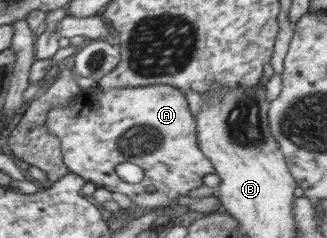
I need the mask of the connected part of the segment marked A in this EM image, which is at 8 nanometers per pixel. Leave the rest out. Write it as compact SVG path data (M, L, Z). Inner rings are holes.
M164 84L149 86L128 86L123 88L97 89L86 94L74 96L68 104L60 108L52 108L48 112L46 126L49 133L61 139L61 154L63 162L70 172L81 175L95 187L105 187L114 193L128 195L134 206L143 211L160 207L168 207L174 199L186 196L188 191L202 185L202 179L214 173L211 158L200 149L198 139L199 129L196 129L196 119L188 111L188 103L180 88ZM130 162L143 166L146 171L140 183L128 183L118 177L116 165Z

